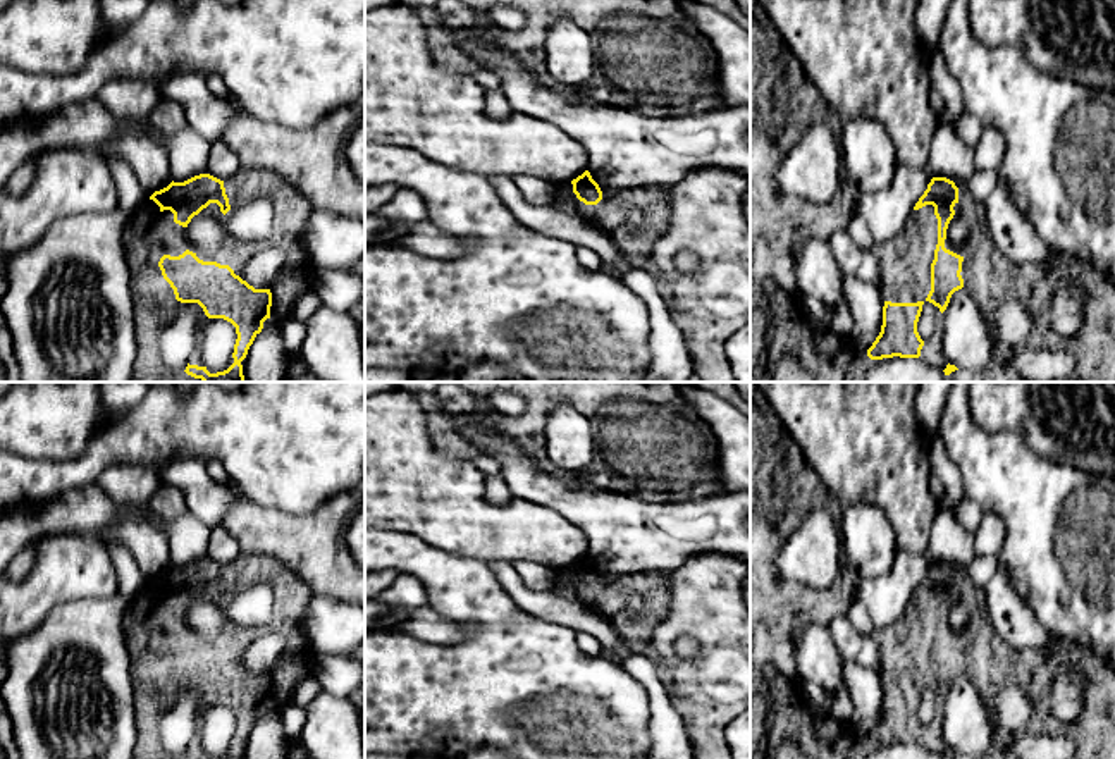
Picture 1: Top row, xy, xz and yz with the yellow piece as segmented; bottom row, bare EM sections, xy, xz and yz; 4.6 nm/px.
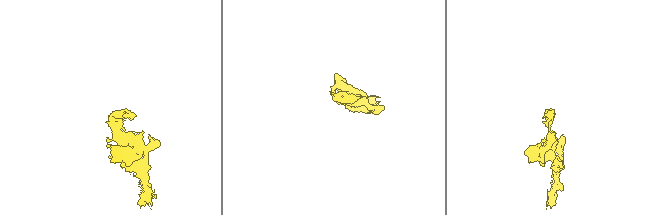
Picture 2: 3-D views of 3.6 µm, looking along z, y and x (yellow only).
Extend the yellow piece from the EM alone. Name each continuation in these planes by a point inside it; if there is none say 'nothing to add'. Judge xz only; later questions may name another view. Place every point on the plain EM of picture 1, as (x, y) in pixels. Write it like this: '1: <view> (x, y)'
nothing to add

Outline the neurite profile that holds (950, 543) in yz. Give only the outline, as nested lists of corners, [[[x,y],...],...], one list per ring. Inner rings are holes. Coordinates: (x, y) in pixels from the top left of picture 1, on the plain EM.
[[[939,508],[926,551],[934,563],[946,563],[960,575],[974,558],[974,534],[965,530],[952,511]]]

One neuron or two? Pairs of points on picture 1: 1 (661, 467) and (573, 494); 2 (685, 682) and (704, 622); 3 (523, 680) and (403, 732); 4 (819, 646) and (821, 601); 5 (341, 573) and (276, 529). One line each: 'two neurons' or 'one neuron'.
1: two neurons
2: one neuron
3: one neuron
4: two neurons
5: one neuron

